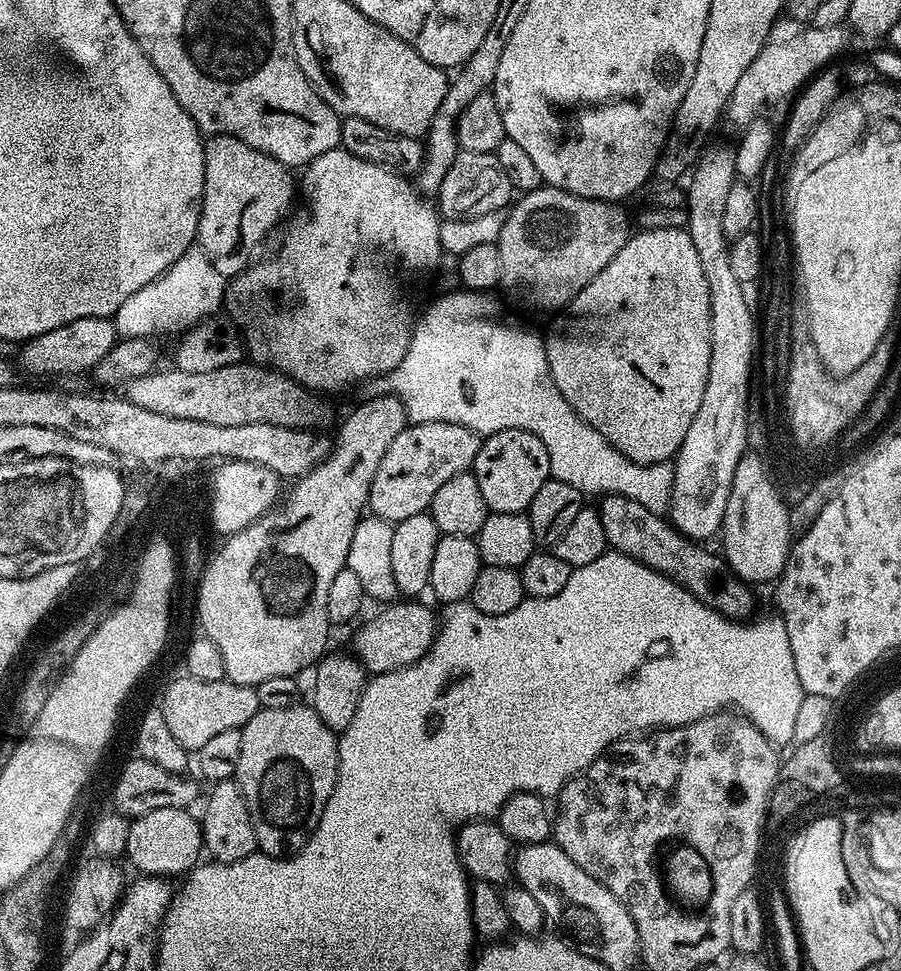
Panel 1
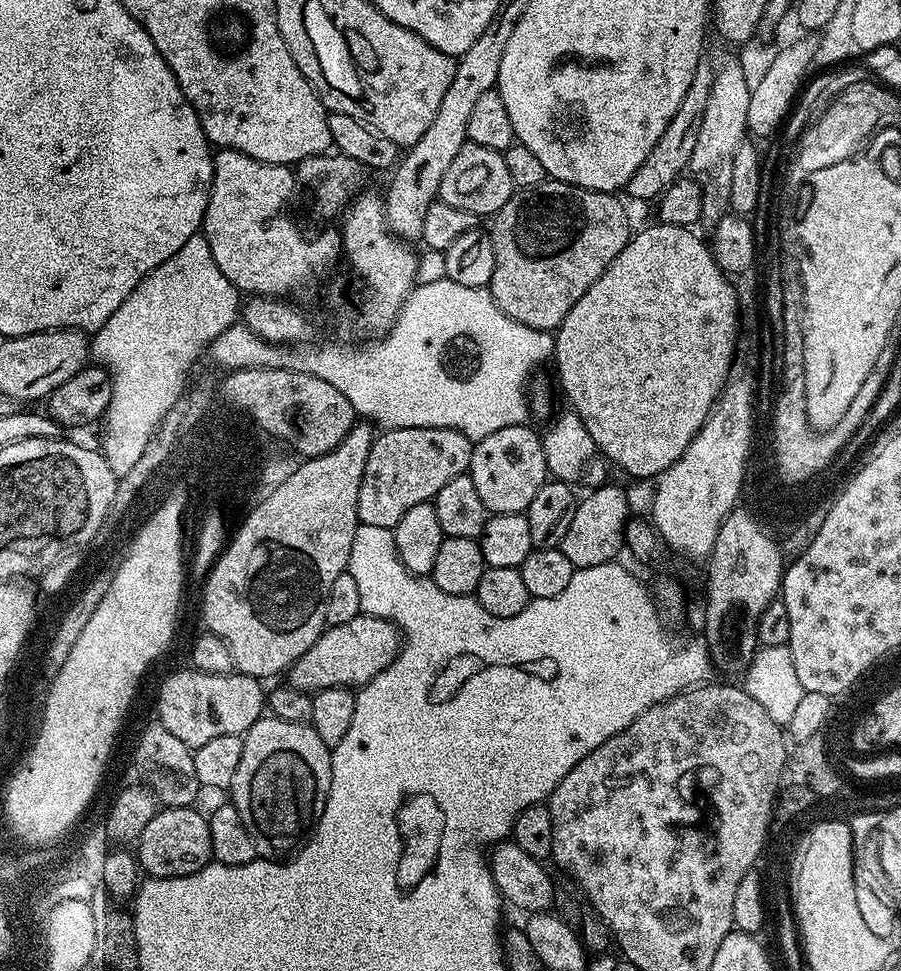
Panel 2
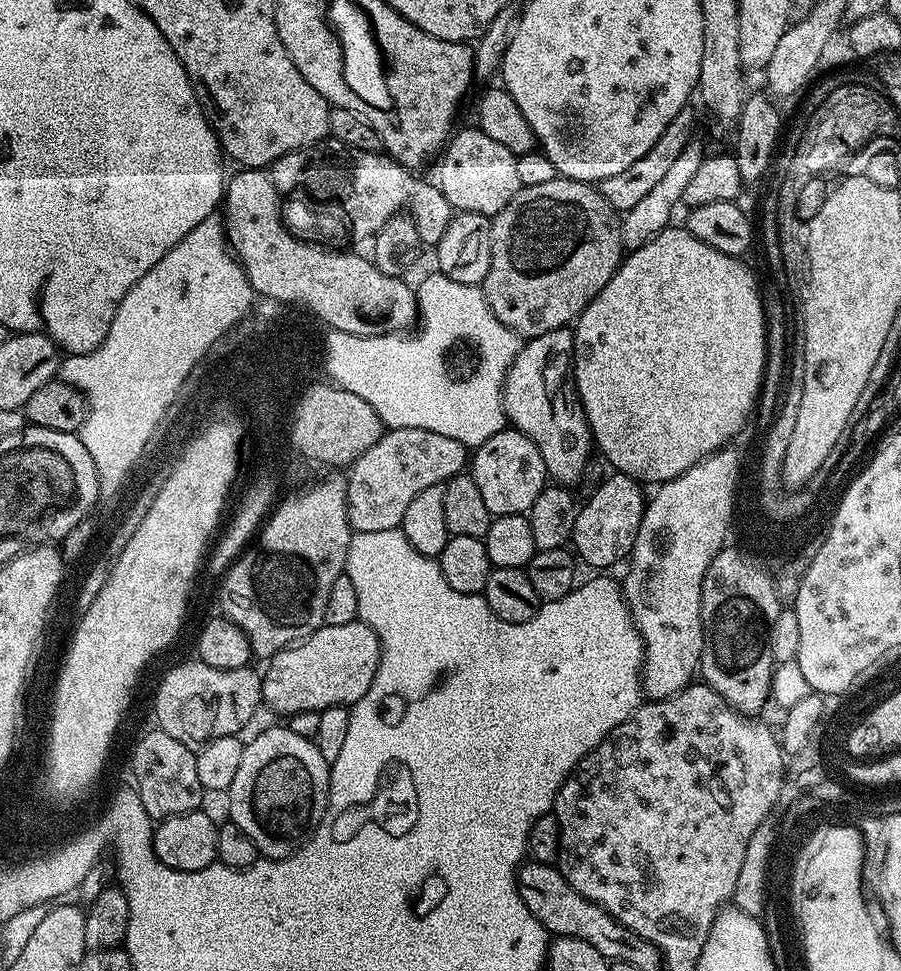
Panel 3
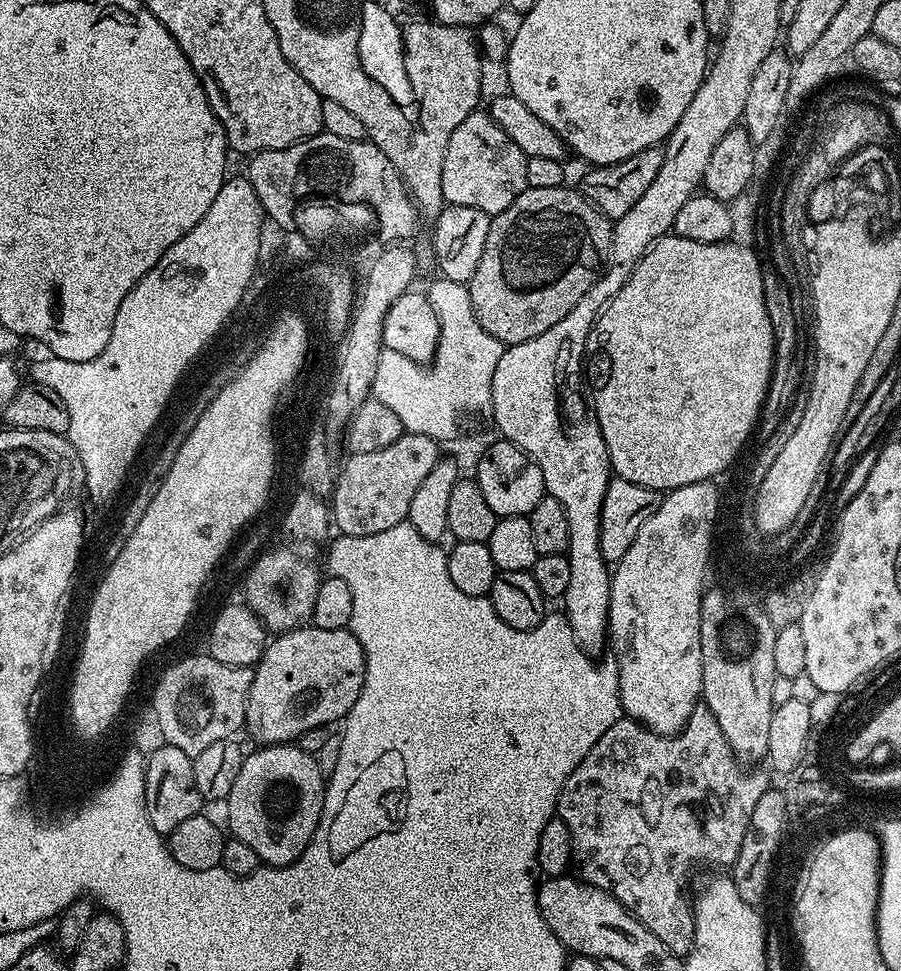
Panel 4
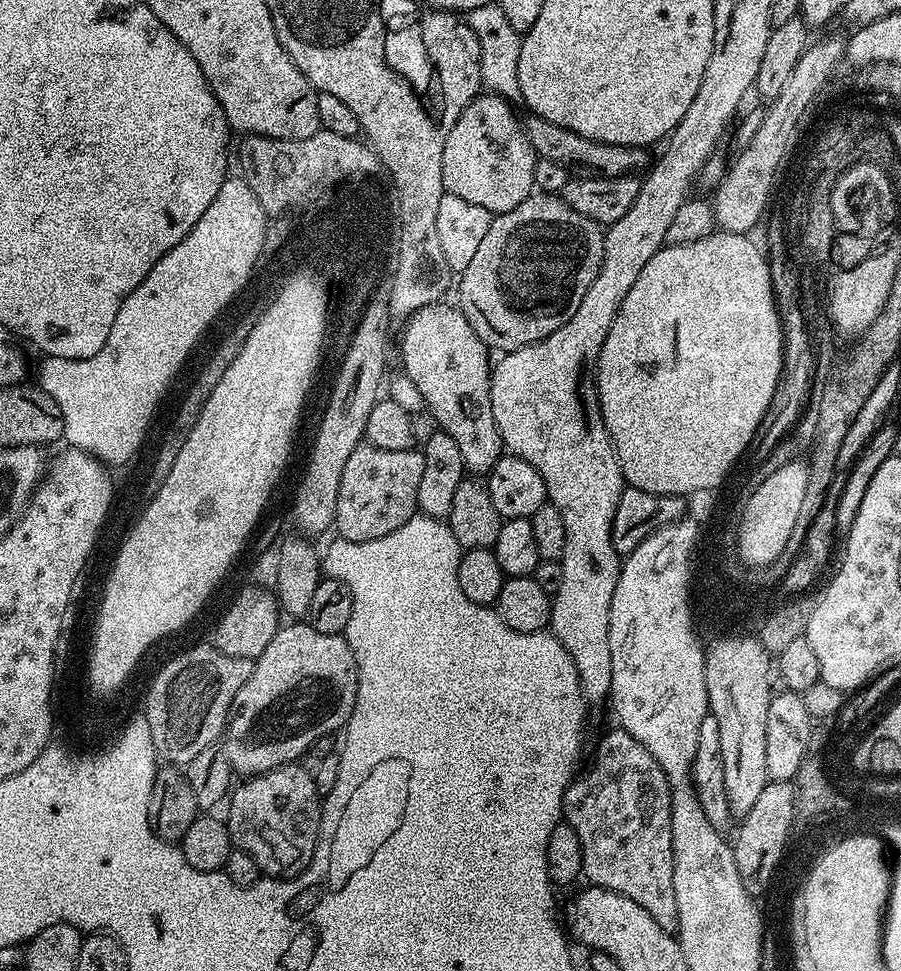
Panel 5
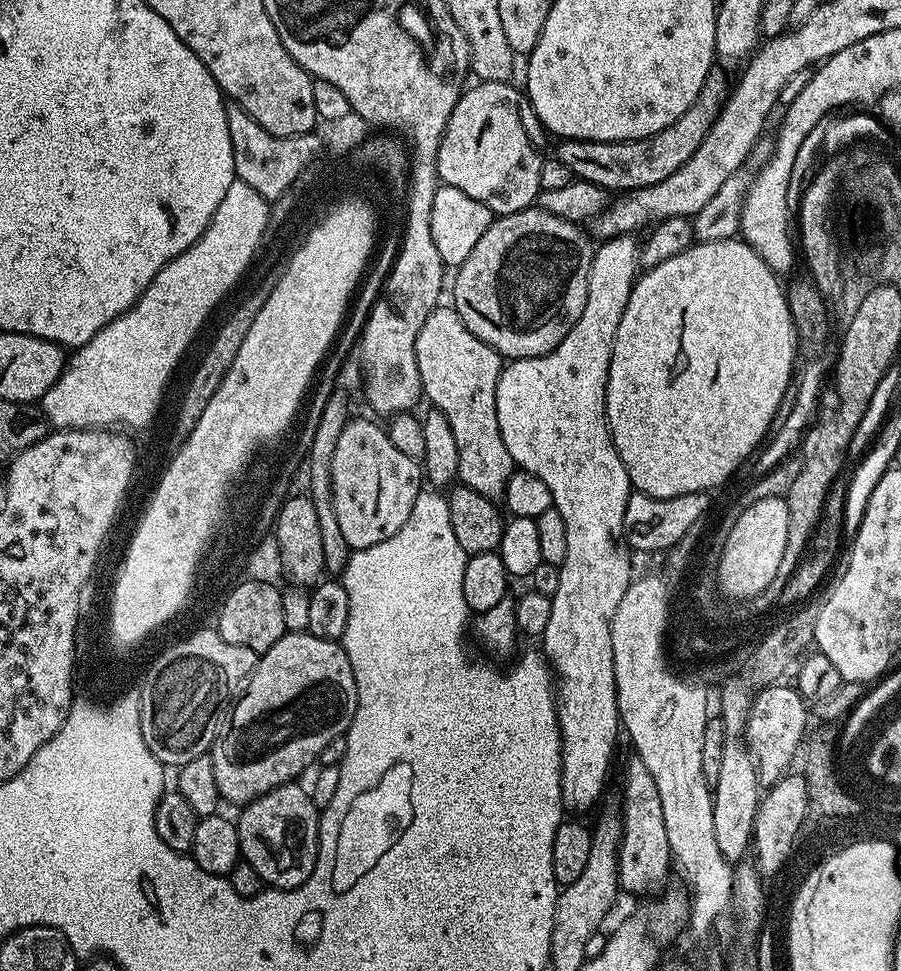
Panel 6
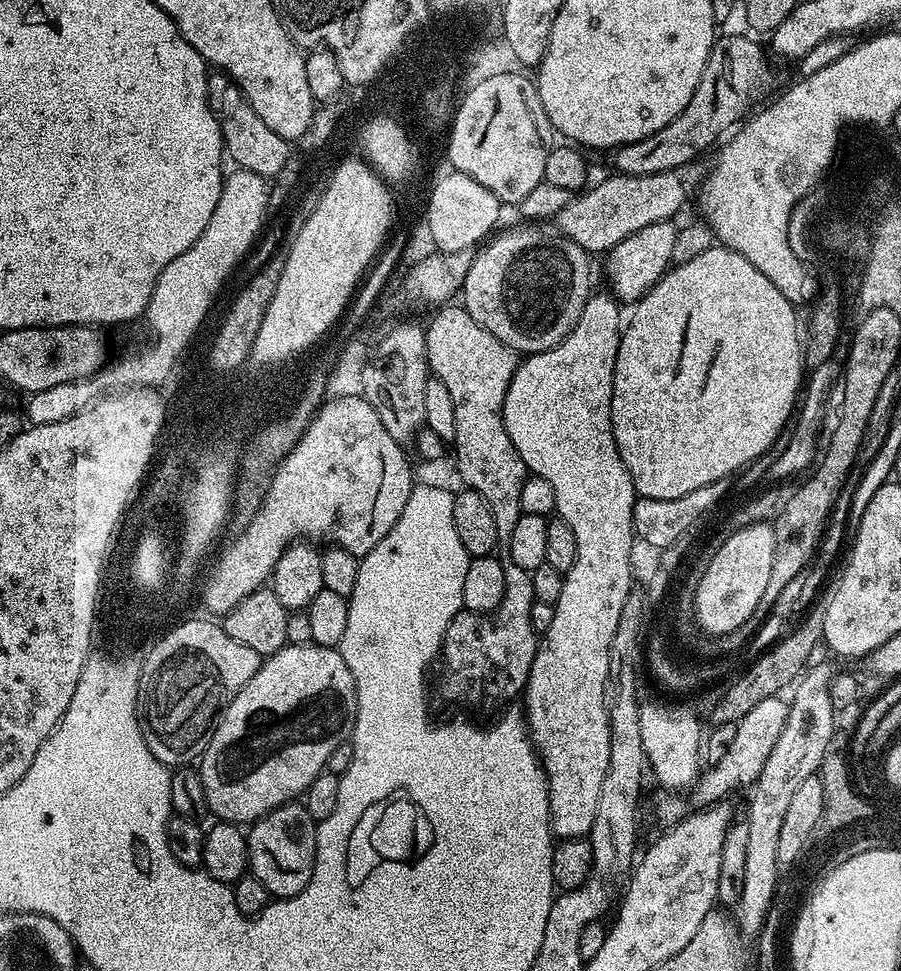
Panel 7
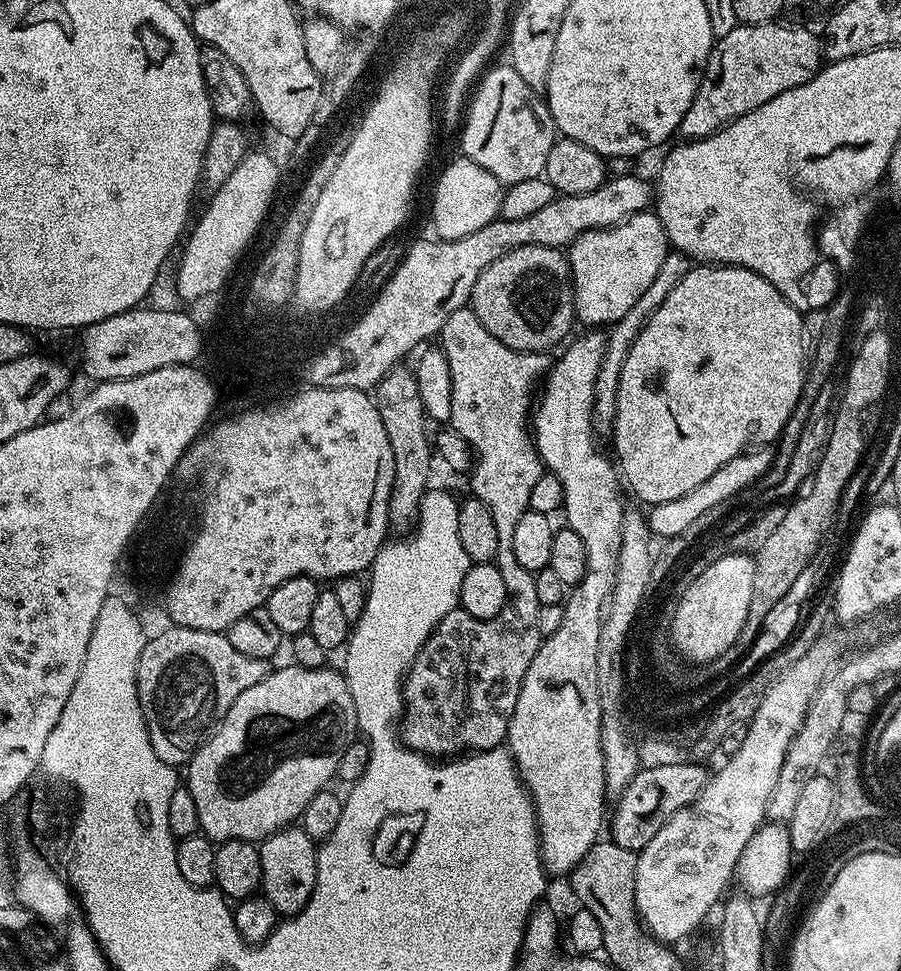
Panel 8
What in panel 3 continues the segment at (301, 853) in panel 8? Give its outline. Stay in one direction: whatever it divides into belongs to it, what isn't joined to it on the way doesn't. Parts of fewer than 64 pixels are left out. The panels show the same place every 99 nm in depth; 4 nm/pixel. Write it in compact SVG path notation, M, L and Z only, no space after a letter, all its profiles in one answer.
M286 726L268 728L260 732L252 741L244 744L242 760L235 773L234 782L230 782L226 799L231 823L239 826L254 842L261 857L269 860L282 860L292 855L320 825L324 811L328 809L328 773L330 762L322 758L315 739L294 734Z

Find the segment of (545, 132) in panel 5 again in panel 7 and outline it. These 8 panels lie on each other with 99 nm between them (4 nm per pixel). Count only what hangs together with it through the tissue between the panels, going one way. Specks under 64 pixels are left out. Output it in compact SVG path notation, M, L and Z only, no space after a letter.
M728 36L725 40L717 39L713 43L702 78L698 82L686 110L682 110L682 114L678 114L678 118L674 118L674 122L670 122L654 135L615 149L611 153L612 164L616 167L613 169L622 176L645 176L646 174L662 174L666 170L674 170L683 164L691 165L695 161L692 159L707 144L714 143L767 90L768 83L772 80L772 68L768 65L769 53L765 52L754 41L747 40L744 36Z

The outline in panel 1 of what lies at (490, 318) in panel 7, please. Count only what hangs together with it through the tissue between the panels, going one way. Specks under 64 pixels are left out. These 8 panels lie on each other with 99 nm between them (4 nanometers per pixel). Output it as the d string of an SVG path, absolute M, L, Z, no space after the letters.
M541 186L533 192L523 193L507 209L508 217L506 218L506 226L502 226L502 234L496 244L496 249L500 255L500 282L499 287L508 291L508 296L516 304L521 304L528 312L552 312L559 313L567 308L568 304L586 287L591 280L594 279L602 270L606 270L606 266L610 262L610 258L614 258L614 254L618 254L618 250L622 250L622 246L626 246L630 229L628 229L628 212L624 209L625 205L620 202L610 200L595 200L594 198L586 198L578 194L570 194L561 188L551 186Z

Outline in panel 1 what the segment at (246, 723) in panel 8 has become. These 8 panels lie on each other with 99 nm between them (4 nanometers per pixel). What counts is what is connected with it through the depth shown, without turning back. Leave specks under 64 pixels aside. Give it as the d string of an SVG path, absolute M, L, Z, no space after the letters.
M400 602L392 604L385 612L372 616L356 632L351 651L369 673L393 672L408 668L418 662L428 652L428 647L436 639L438 616L420 602Z

